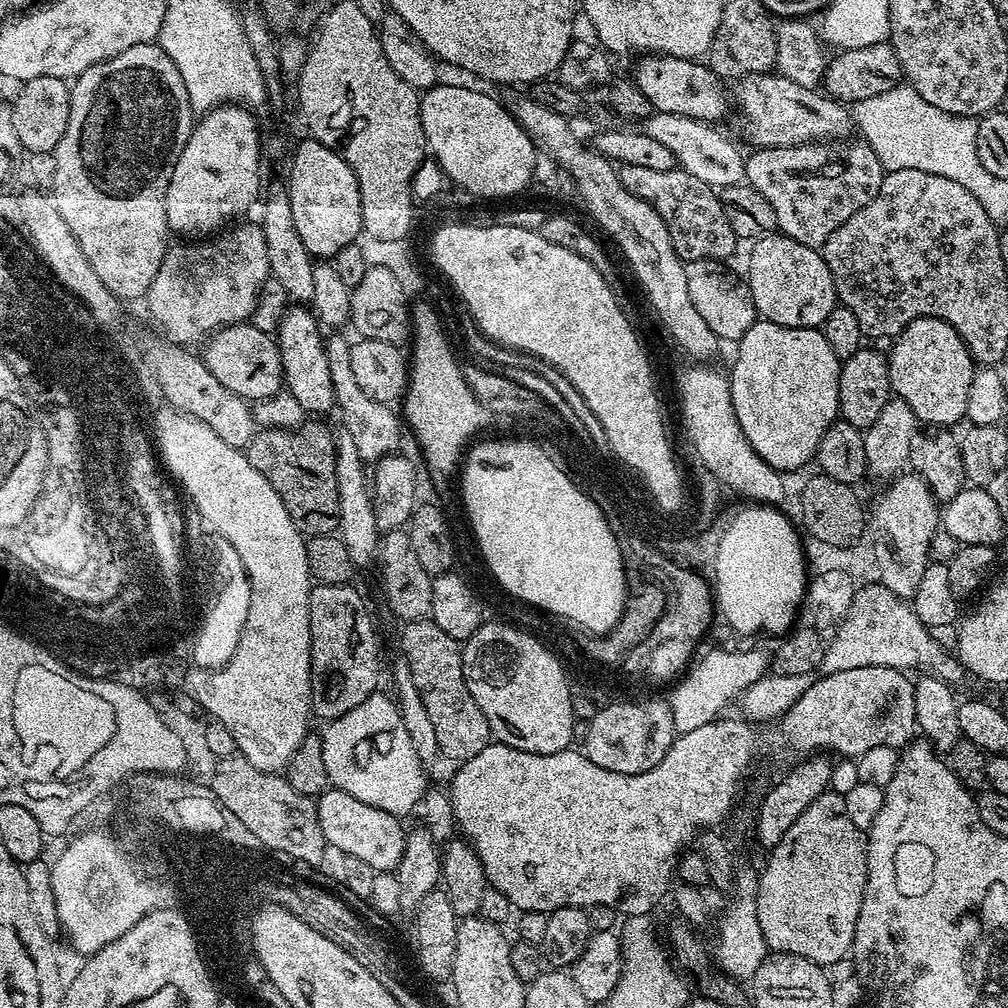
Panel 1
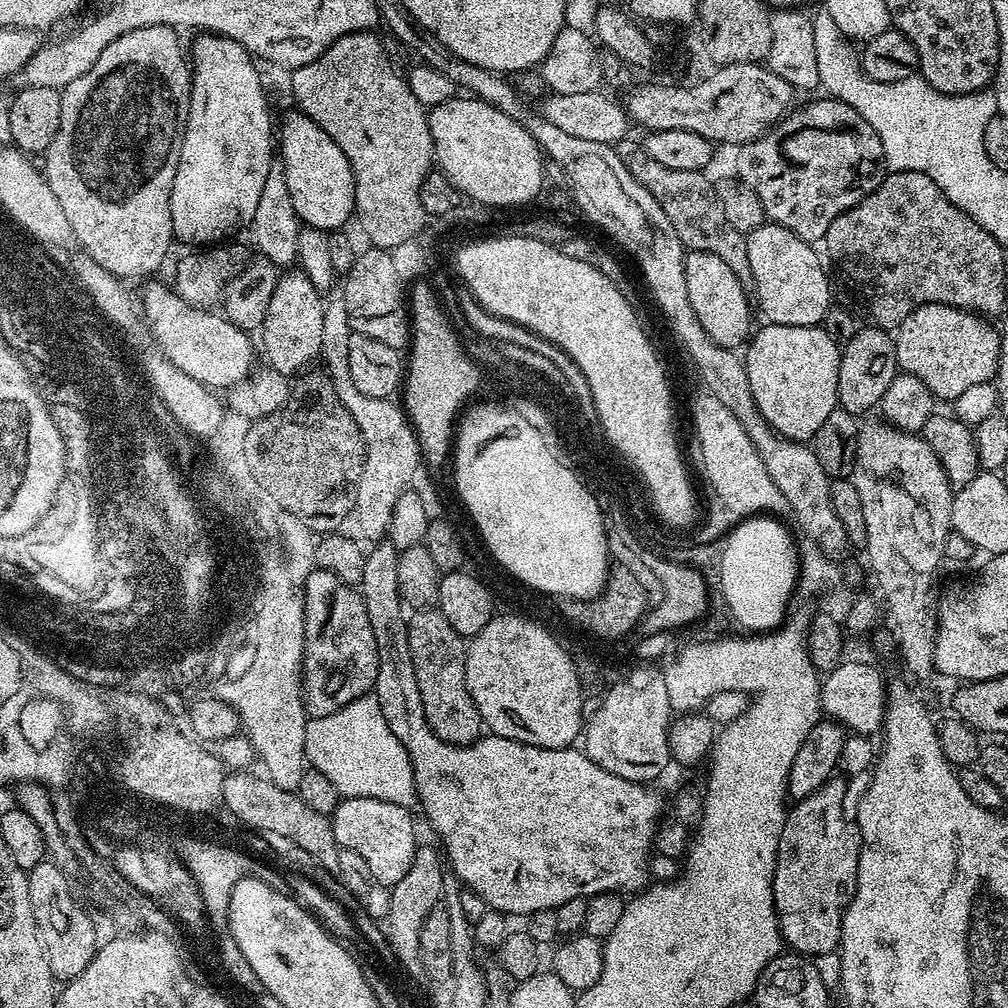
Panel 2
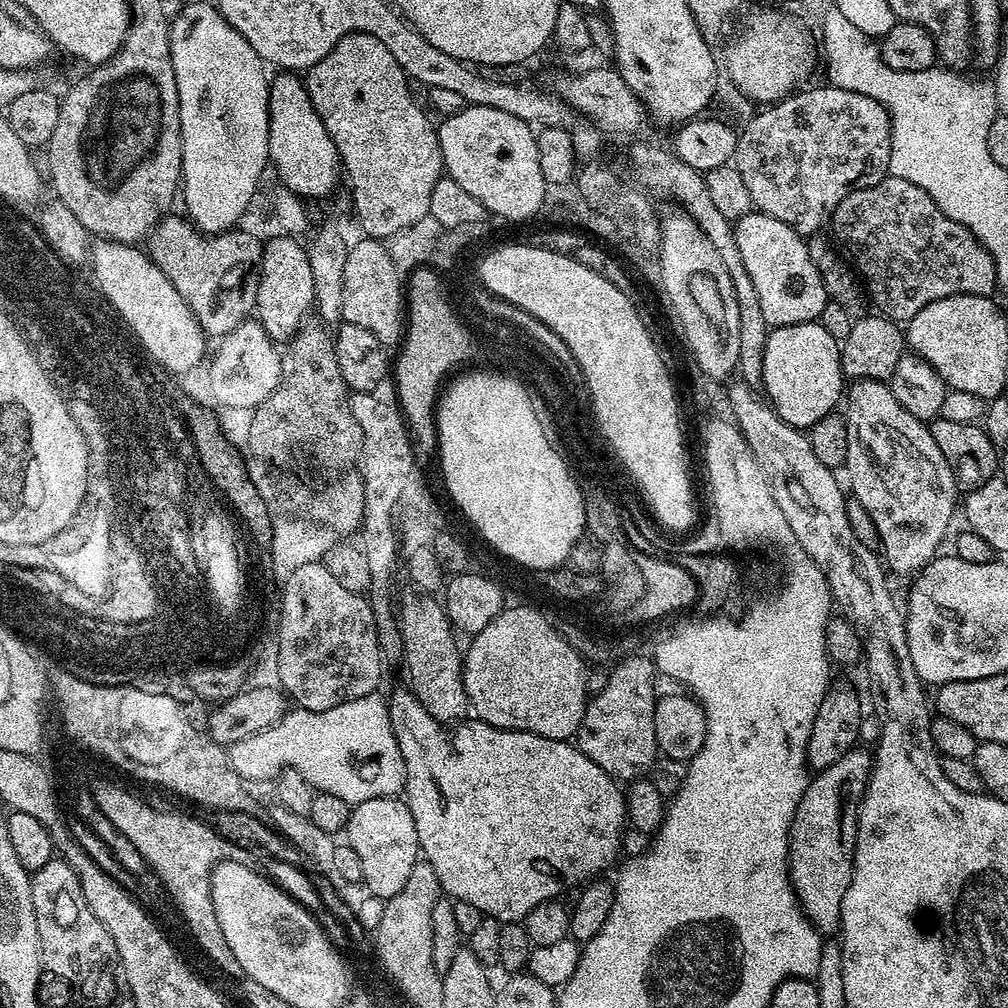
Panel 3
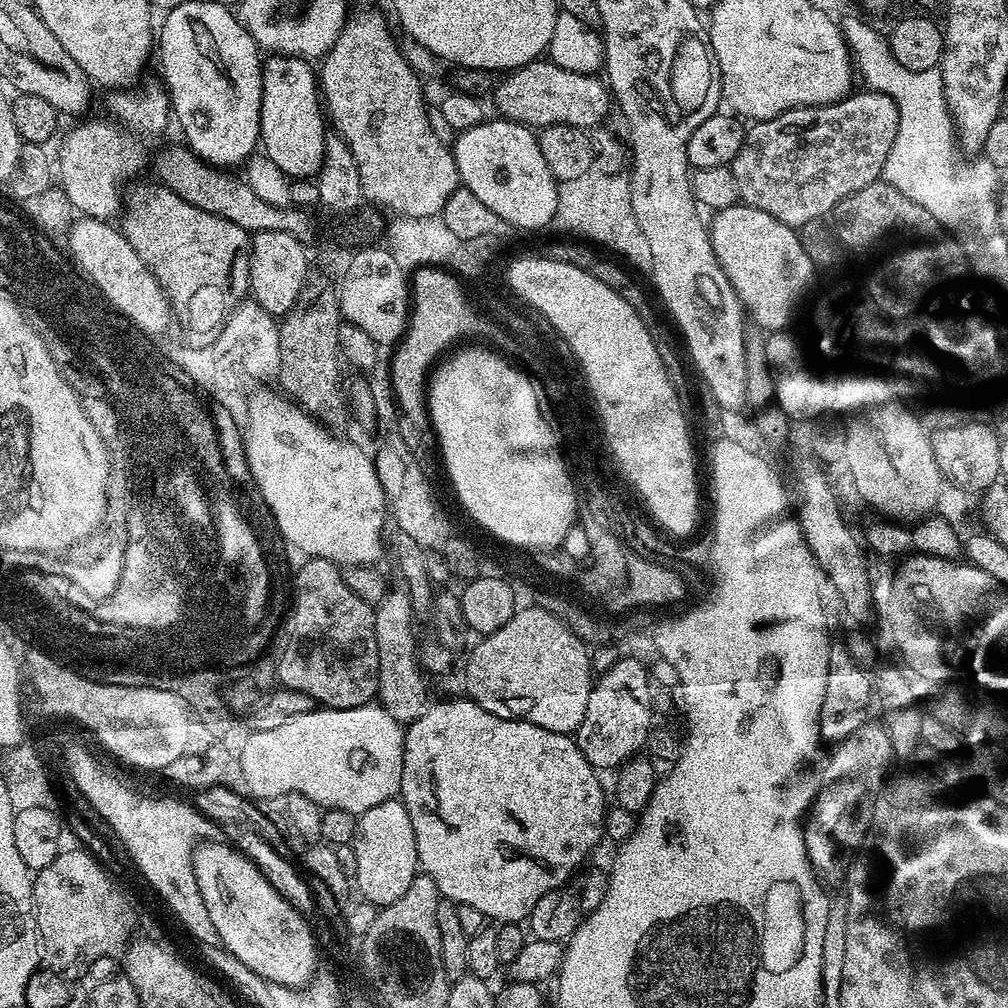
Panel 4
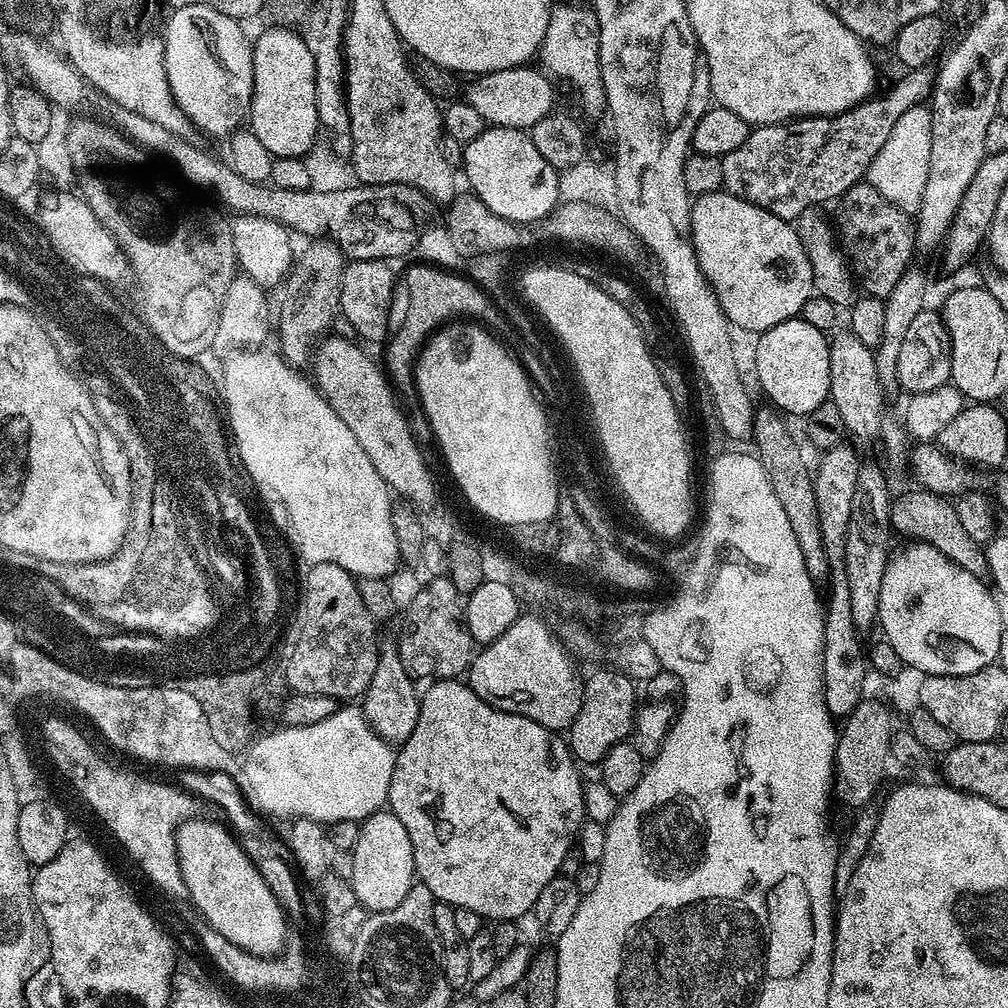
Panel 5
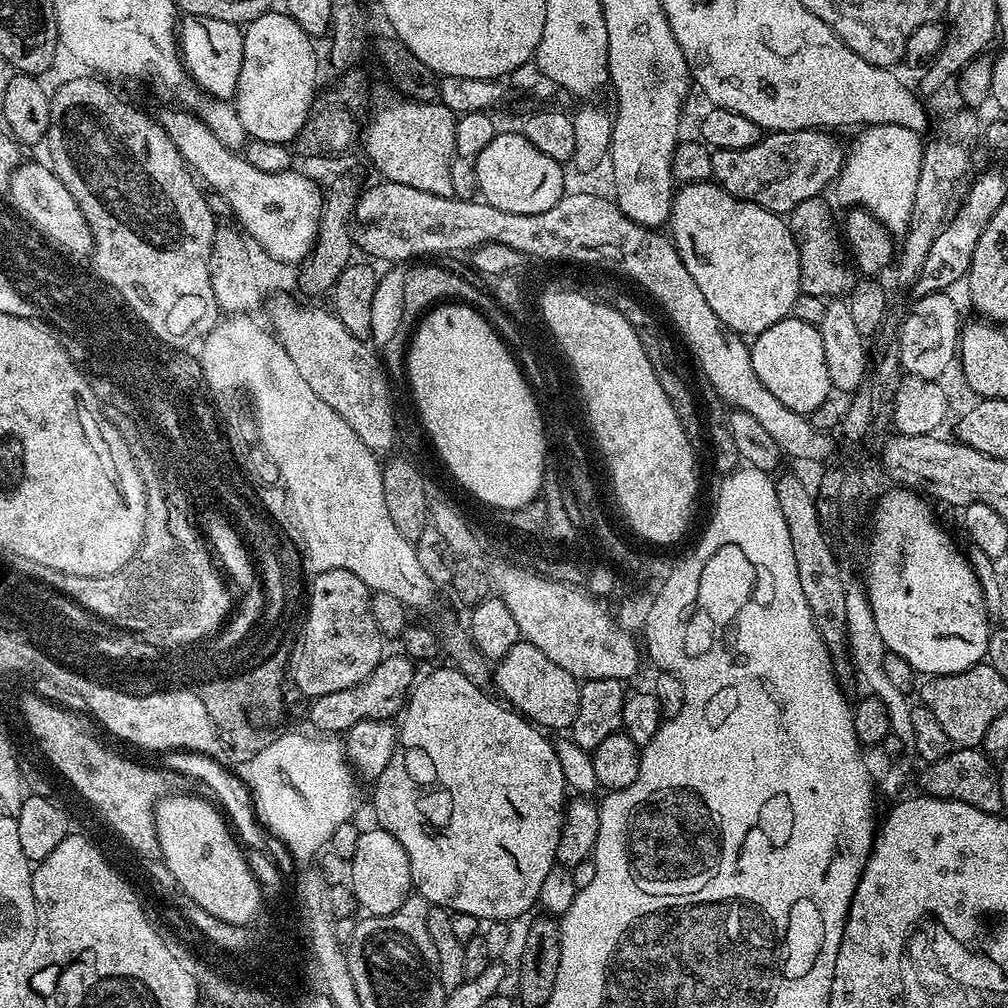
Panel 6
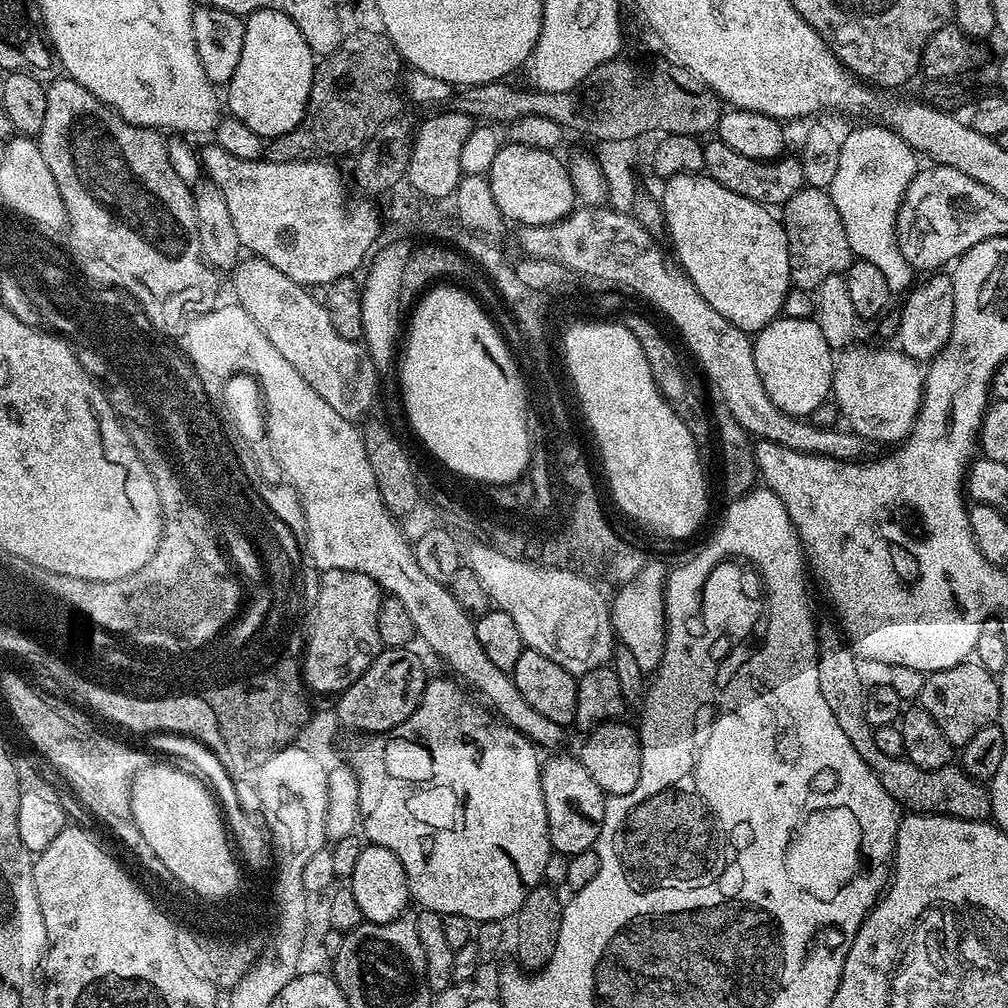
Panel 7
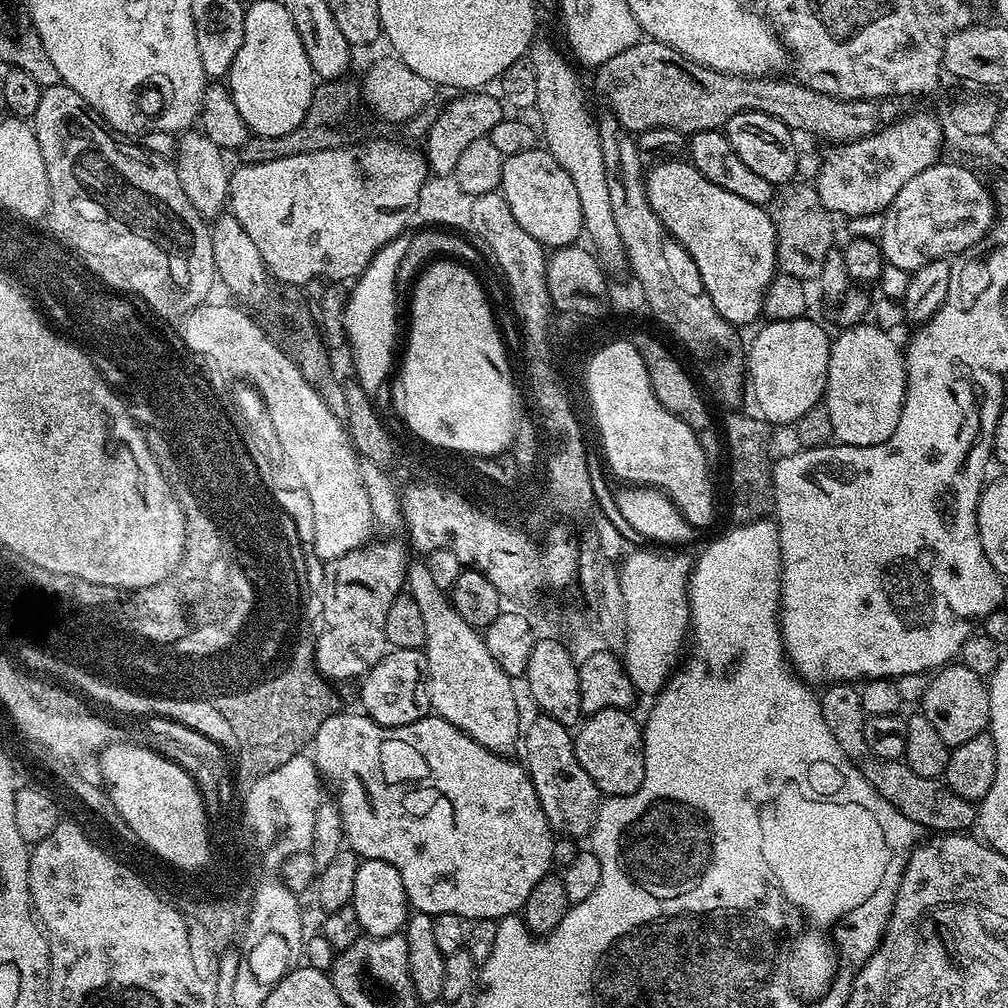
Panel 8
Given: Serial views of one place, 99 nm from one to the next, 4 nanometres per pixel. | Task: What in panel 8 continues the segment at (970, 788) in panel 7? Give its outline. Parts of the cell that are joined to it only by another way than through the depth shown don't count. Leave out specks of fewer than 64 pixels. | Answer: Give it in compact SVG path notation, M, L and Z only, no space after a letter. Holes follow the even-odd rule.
M832 682L820 696L820 709L822 718L826 718L826 726L830 726L830 734L834 734L834 742L842 746L842 754L850 758L850 762L855 764L866 782L890 802L910 822L914 822L921 830L927 830L932 834L947 834L950 832L964 832L971 829L976 823L977 805L971 800L958 798L954 790L950 790L943 779L922 778L922 774L914 774L903 759L887 760L878 758L866 746L866 734L864 733L864 707L860 697L860 688L852 682Z

